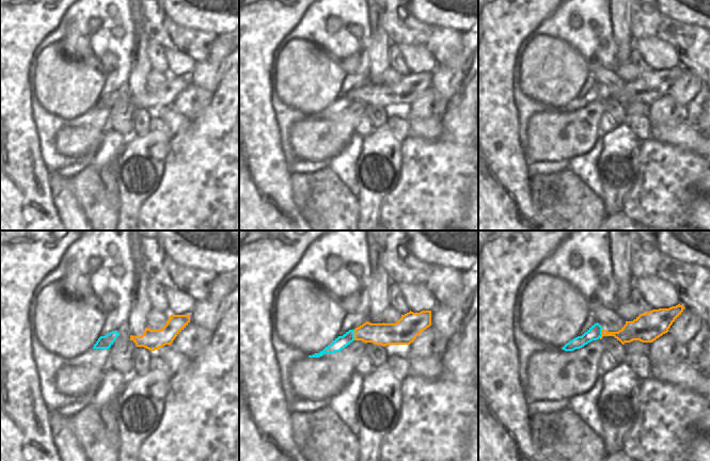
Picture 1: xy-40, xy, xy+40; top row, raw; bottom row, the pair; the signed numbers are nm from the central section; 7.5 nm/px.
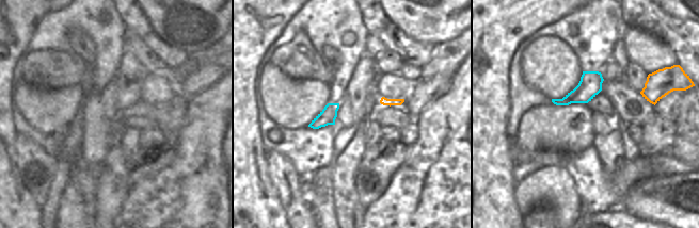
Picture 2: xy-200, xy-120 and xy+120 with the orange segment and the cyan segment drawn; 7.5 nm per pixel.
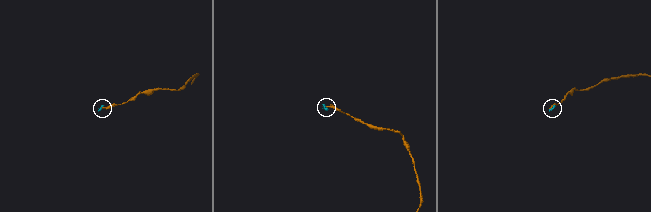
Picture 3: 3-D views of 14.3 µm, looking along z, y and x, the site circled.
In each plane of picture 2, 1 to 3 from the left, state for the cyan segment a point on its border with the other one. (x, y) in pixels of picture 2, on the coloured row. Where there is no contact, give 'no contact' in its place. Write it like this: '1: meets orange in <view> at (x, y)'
1: no contact
2: no contact
3: no contact

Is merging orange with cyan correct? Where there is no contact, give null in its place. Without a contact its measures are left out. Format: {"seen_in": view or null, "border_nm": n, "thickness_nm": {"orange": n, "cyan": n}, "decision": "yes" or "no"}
{"seen_in": "xy", "border_nm": 80, "thickness_nm": {"orange": 170, "cyan": 90}, "decision": "yes"}

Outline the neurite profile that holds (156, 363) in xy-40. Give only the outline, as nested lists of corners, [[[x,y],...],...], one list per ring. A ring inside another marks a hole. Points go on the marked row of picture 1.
[[[153,355],[149,359],[149,370],[157,370],[168,377],[172,377],[173,373],[167,364],[167,362],[159,355]]]

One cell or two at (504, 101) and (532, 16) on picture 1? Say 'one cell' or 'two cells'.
one cell

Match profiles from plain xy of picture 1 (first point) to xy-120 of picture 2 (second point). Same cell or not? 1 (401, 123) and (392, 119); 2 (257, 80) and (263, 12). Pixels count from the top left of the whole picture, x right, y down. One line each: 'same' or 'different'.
1: different
2: same

